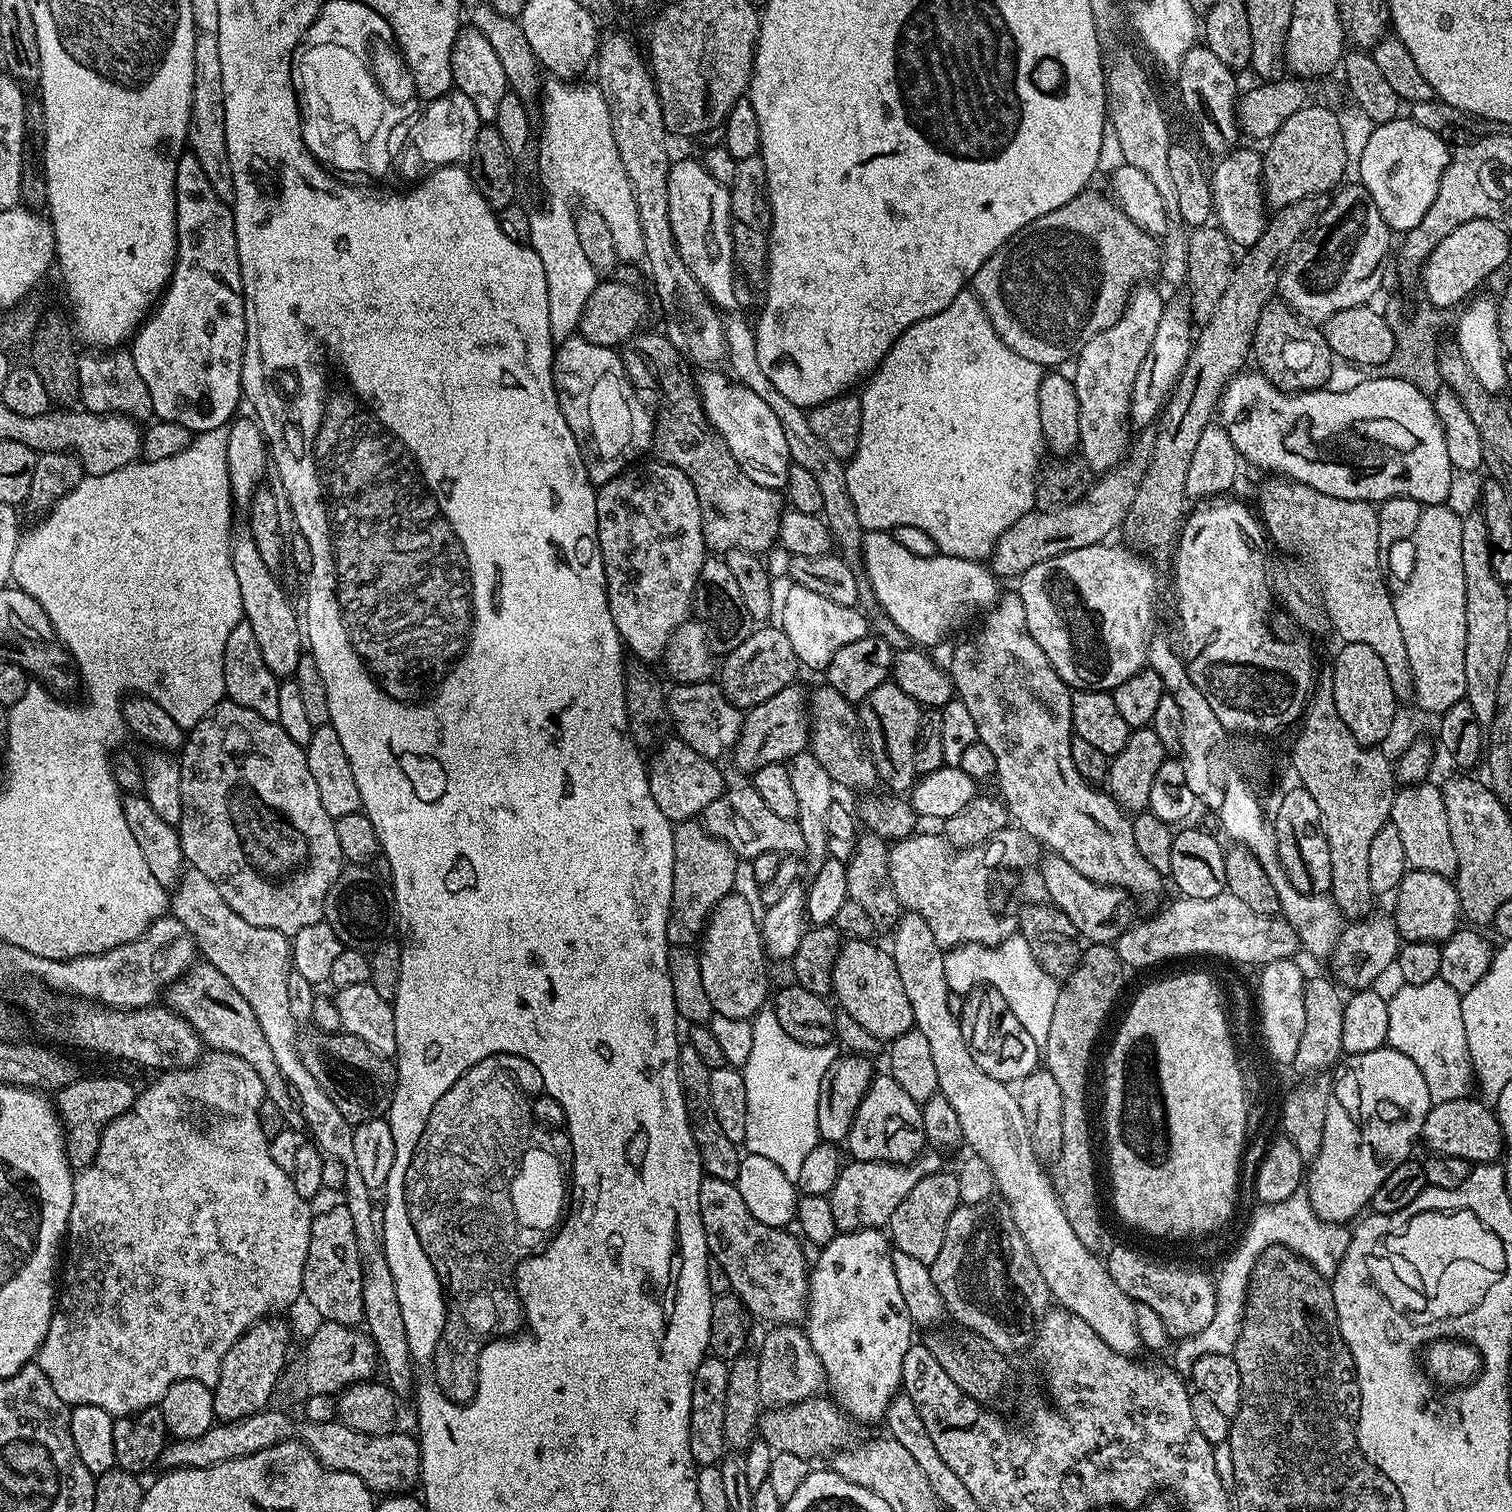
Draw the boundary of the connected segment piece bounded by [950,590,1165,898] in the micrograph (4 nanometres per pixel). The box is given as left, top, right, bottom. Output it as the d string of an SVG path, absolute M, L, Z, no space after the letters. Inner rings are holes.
M1005 591L984 618L984 625L969 640L962 641L953 650L950 675L955 695L964 703L966 710L970 710L970 714L974 717L977 737L983 744L990 746L990 750L994 754L994 762L996 763L995 779L997 781L1000 780L998 792L1004 801L1004 805L1008 808L1009 817L1019 825L1024 835L1035 841L1037 845L1045 844L1048 847L1047 851L1051 855L1066 858L1066 862L1070 862L1070 866L1074 866L1074 870L1078 870L1078 874L1083 874L1086 878L1090 878L1099 884L1109 884L1115 888L1122 888L1132 898L1158 895L1164 888L1165 877L1158 870L1154 870L1154 866L1150 866L1150 862L1146 862L1146 858L1142 858L1142 854L1138 854L1138 848L1134 846L1132 820L1129 819L1123 808L1119 808L1116 805L1116 801L1108 795L1107 791L1100 790L1100 792L1095 792L1092 789L1095 787L1089 781L1084 780L1082 774L1078 774L1078 770L1074 766L1074 758L1072 757L1072 741L1074 739L1072 730L1072 692L1068 685L1062 682L1062 678L1054 670L1054 666L1050 666L1050 658L1046 658L1046 654L1042 654L1042 646L1038 646L1038 642L1034 642L1034 638L1026 626L1026 610L1022 607L1022 598L1019 591Z

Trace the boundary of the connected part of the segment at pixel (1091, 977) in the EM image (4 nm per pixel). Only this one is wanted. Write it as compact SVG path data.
M1088 944L1080 953L1076 969L1060 984L1050 1035L1042 1045L1043 1063L1062 1090L1062 1142L1050 1179L1066 1218L1070 1218L1070 1226L1074 1226L1074 1234L1091 1249L1095 1249L1100 1240L1100 1200L1096 1197L1096 1164L1088 1141L1088 1104L1084 1101L1088 1096L1088 1063L1092 1060L1092 1047L1100 1036L1100 1027L1112 1003L1120 996L1124 975L1126 969L1116 956L1115 947Z

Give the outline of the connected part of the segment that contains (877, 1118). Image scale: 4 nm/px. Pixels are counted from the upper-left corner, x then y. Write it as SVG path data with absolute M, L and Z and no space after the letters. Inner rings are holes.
M891 1074L873 1075L872 1084L866 1090L854 1122L848 1131L846 1147L852 1160L869 1160L887 1164L910 1164L925 1151L924 1123L921 1105L916 1103Z

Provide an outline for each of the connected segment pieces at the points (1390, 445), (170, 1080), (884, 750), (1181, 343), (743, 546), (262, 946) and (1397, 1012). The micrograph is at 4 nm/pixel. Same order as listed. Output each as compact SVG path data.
M1240 370L1229 379L1220 393L1218 403L1218 420L1228 430L1230 442L1234 444L1237 452L1245 461L1248 460L1256 468L1261 468L1264 474L1279 474L1289 480L1298 483L1306 483L1314 490L1321 491L1333 498L1366 500L1379 502L1389 500L1391 496L1405 496L1414 498L1421 506L1440 506L1444 499L1452 492L1452 476L1454 469L1450 462L1450 454L1446 454L1446 438L1442 434L1442 426L1438 422L1438 414L1432 405L1432 396L1418 390L1410 382L1402 381L1400 378L1376 374L1373 380L1360 380L1353 388L1345 392L1328 392L1329 390L1301 390L1299 392L1286 392L1283 388L1275 388L1266 379L1264 373L1259 370Z
M208 1050L201 1055L200 1061L197 1062L196 1067L164 1070L157 1076L160 1077L158 1077L145 1092L141 1091L139 1095L137 1095L129 1112L122 1114L118 1118L114 1118L105 1126L104 1133L100 1139L100 1145L98 1146L98 1154L93 1158L91 1164L79 1169L79 1171L75 1173L72 1182L72 1205L70 1206L68 1235L66 1237L66 1259L62 1264L63 1292L52 1313L52 1321L48 1327L48 1333L44 1339L44 1343L40 1345L40 1351L38 1353L39 1366L46 1374L46 1378L50 1378L54 1390L58 1390L58 1398L62 1398L62 1402L66 1402L69 1404L69 1407L72 1408L78 1405L99 1406L102 1410L106 1410L107 1413L111 1414L113 1418L117 1416L128 1416L130 1413L140 1412L142 1409L159 1405L166 1390L169 1389L169 1386L171 1386L174 1381L198 1381L202 1382L210 1389L215 1389L218 1378L220 1377L222 1358L226 1358L226 1350L230 1350L230 1346L234 1346L234 1342L238 1342L238 1338L242 1338L242 1334L246 1334L246 1330L250 1330L250 1326L254 1326L259 1320L271 1317L273 1314L280 1314L276 1312L282 1311L283 1308L290 1307L296 1299L298 1301L301 1299L304 1290L302 1286L302 1274L306 1266L306 1250L310 1246L310 1230L312 1229L312 1217L314 1215L313 1209L308 1209L311 1208L309 1201L303 1200L298 1194L296 1184L292 1180L291 1171L282 1166L278 1166L278 1162L274 1162L270 1141L262 1132L262 1126L259 1125L259 1106L265 1098L262 1078L258 1078L256 1071L246 1062L242 1062L240 1056Z
M885 682L859 701L858 711L879 783L885 784L889 793L907 793L918 779L914 766L914 746L918 738L921 705L916 704L914 698L910 698L910 694L903 692L897 684Z
M1180 300L1165 303L1164 313L1158 322L1158 330L1154 334L1154 342L1150 342L1150 350L1134 378L1134 386L1128 403L1127 419L1133 425L1148 426L1159 417L1165 401L1171 395L1176 380L1186 366L1188 356L1192 353L1194 343L1194 321L1187 303Z
M641 331L629 338L619 349L624 369L628 378L637 389L657 388L660 391L660 413L655 413L656 435L654 437L654 452L665 464L674 466L694 482L694 494L698 494L698 510L702 510L702 534L704 546L709 553L723 554L730 550L746 550L764 554L771 544L777 543L780 535L780 514L785 511L786 500L775 488L758 486L738 466L726 442L710 426L706 418L706 410L700 401L700 390L696 386L693 373L688 373L689 365L685 357L670 343L667 335L656 332Z
M185 871L174 891L170 896L170 915L178 918L182 926L186 926L199 955L207 963L222 970L222 974L230 978L230 986L234 986L234 990L238 990L238 994L242 994L242 998L250 1002L250 1010L254 1010L254 1018L258 1018L258 1026L262 1028L262 1038L266 1038L266 1043L274 1054L274 1062L278 1062L278 1070L298 1101L307 1135L312 1135L309 1136L311 1143L325 1156L338 1158L349 1174L355 1173L358 1161L354 1158L354 1126L349 1120L342 1118L342 1110L338 1110L330 1094L326 1094L326 1090L318 1086L314 1074L310 1074L310 1070L302 1066L302 1058L298 1054L298 1022L294 1014L290 1014L288 989L292 962L289 937L278 930L250 926L246 918L238 918L238 914L234 914L230 906L226 906L226 898L218 894L218 886L214 886L214 882L210 882L210 878L206 878L206 874L201 872Z
M1440 977L1419 986L1403 983L1399 987L1388 1000L1387 1045L1405 1054L1422 1070L1432 1104L1468 1096L1474 1077L1462 1021L1461 995Z

